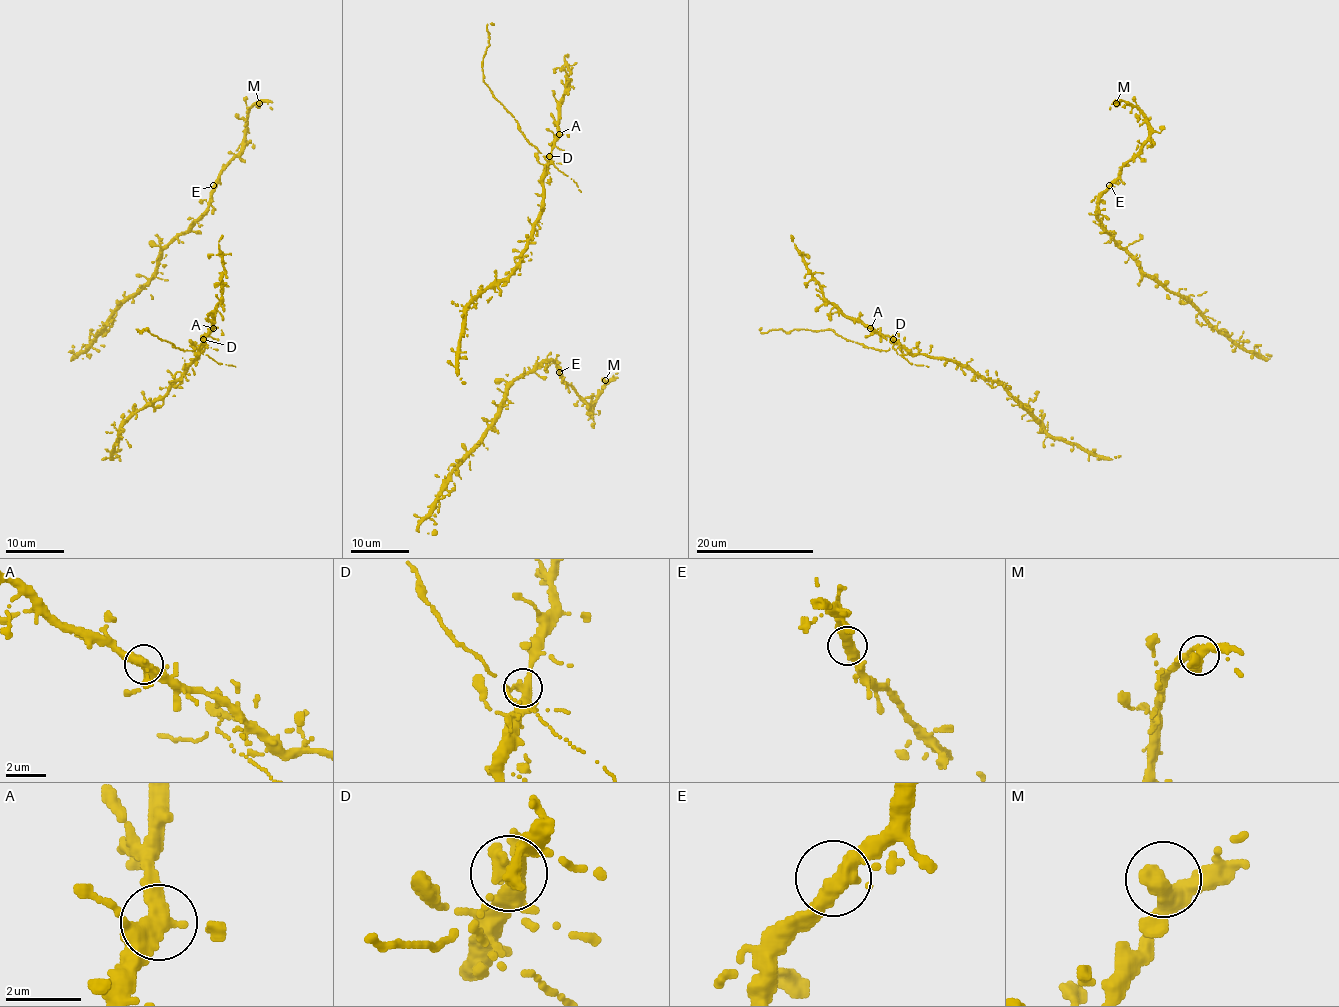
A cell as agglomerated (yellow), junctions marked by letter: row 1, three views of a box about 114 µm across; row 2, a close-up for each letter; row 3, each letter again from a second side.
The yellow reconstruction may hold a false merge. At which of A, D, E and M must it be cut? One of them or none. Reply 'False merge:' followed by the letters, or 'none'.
False merge: none

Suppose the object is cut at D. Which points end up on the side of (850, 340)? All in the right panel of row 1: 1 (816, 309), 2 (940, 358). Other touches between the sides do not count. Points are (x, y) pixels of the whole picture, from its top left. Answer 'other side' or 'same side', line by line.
1: other side
2: other side

